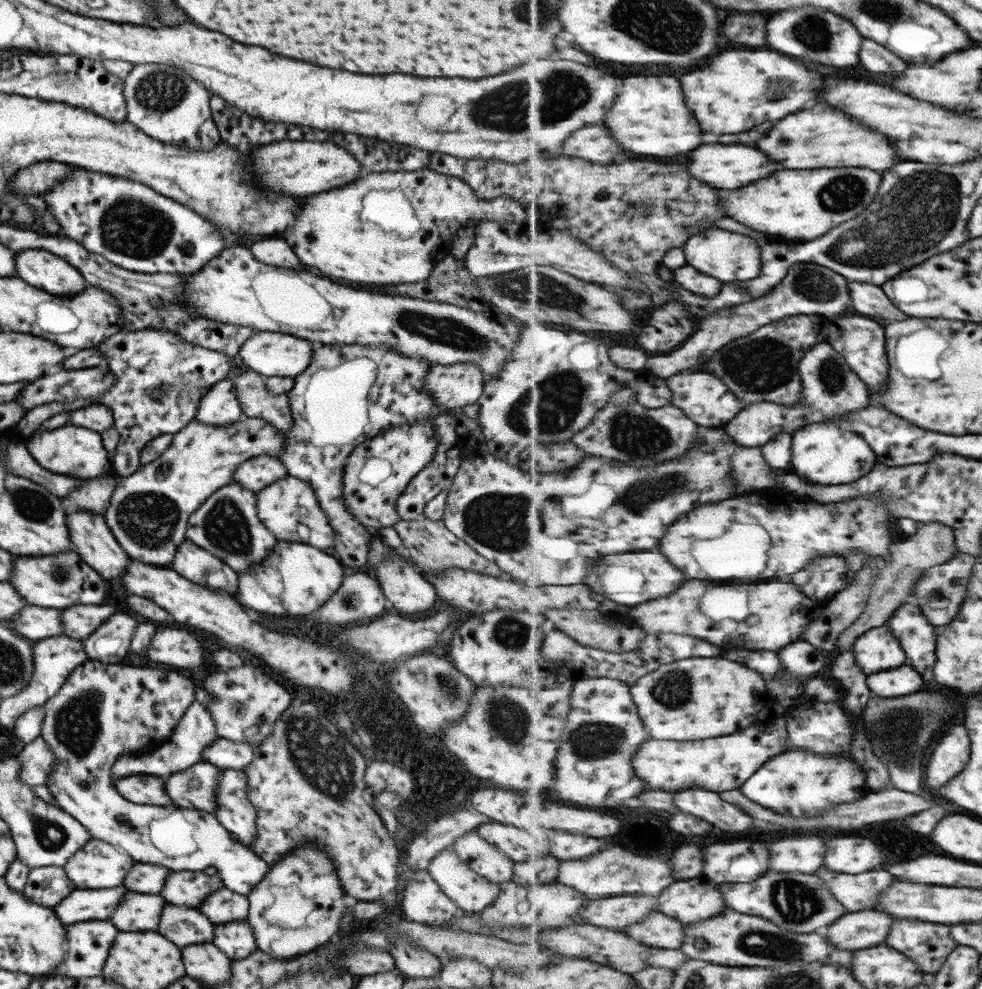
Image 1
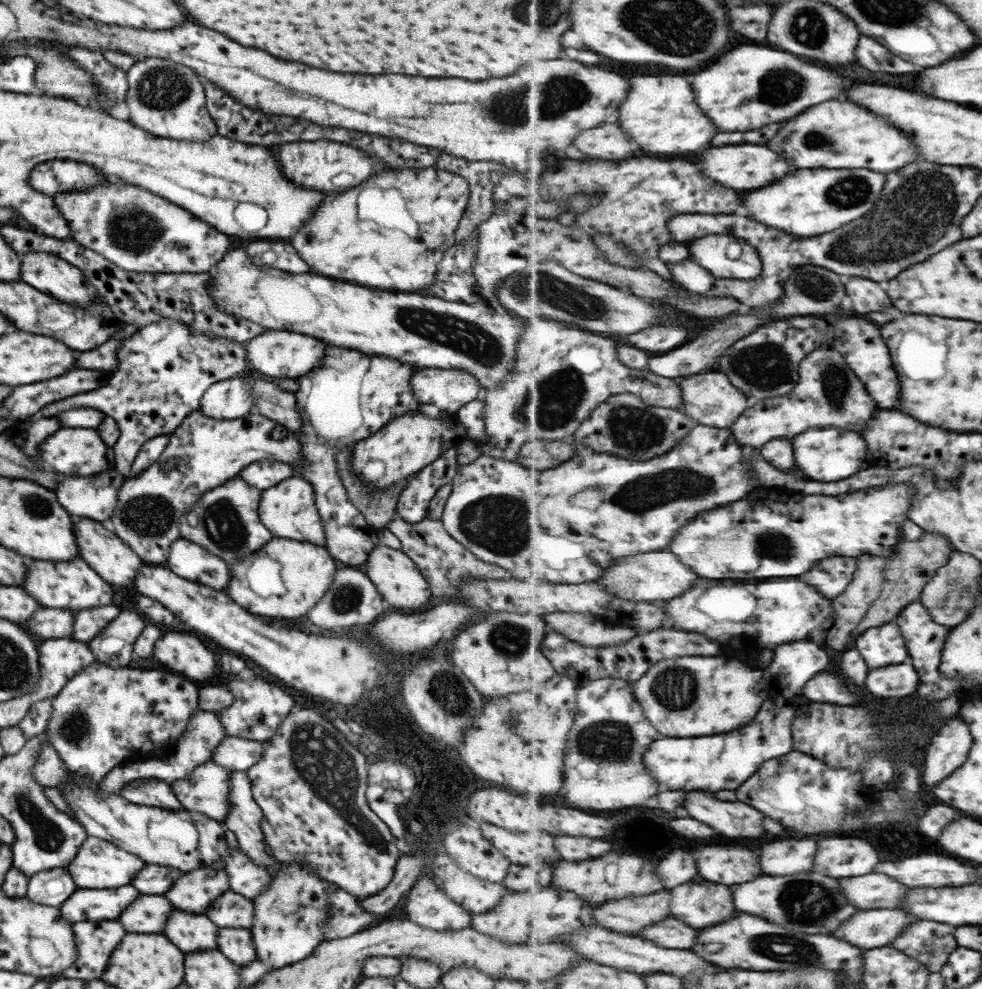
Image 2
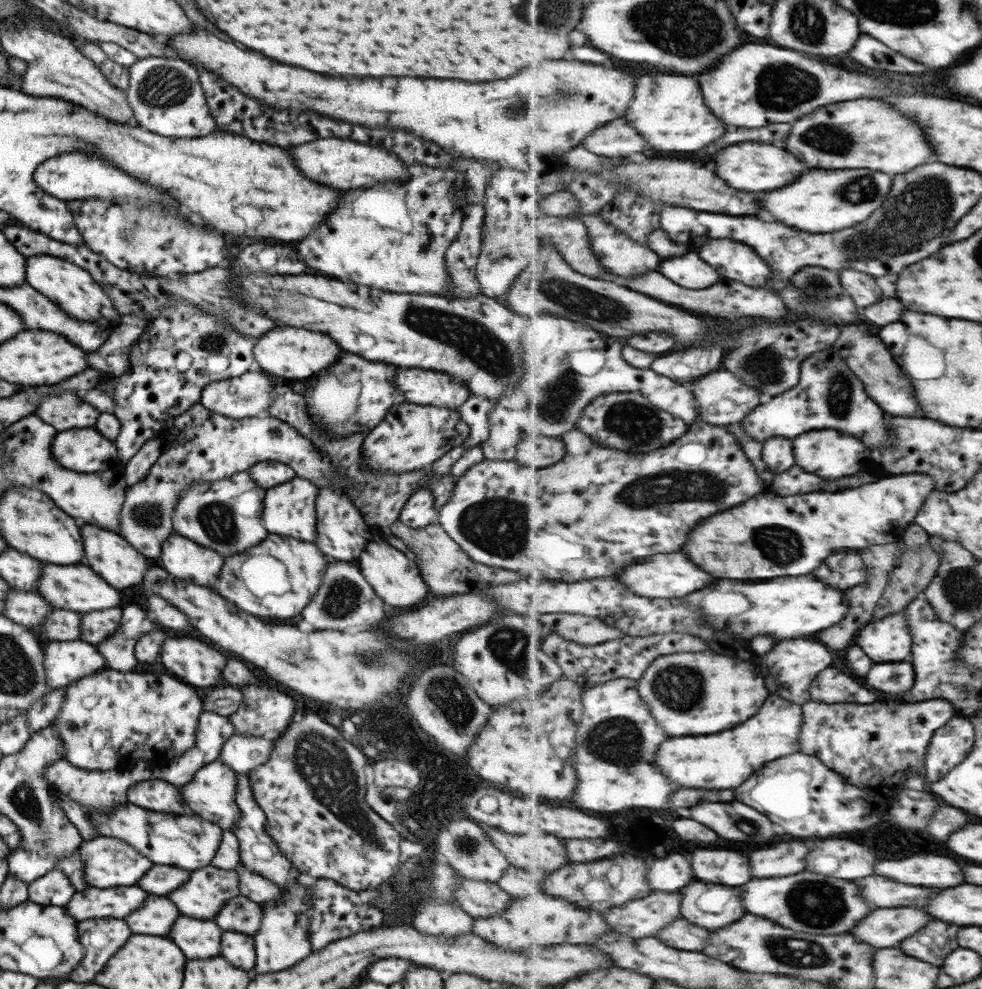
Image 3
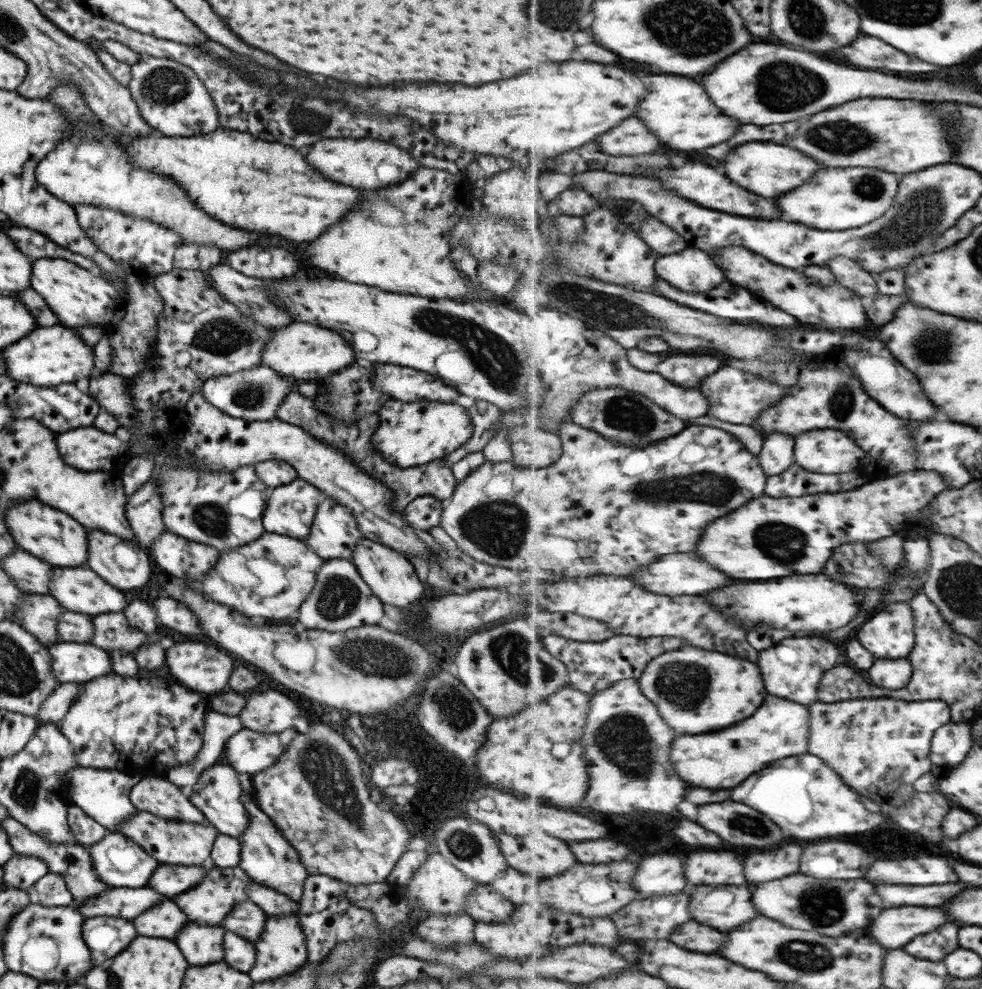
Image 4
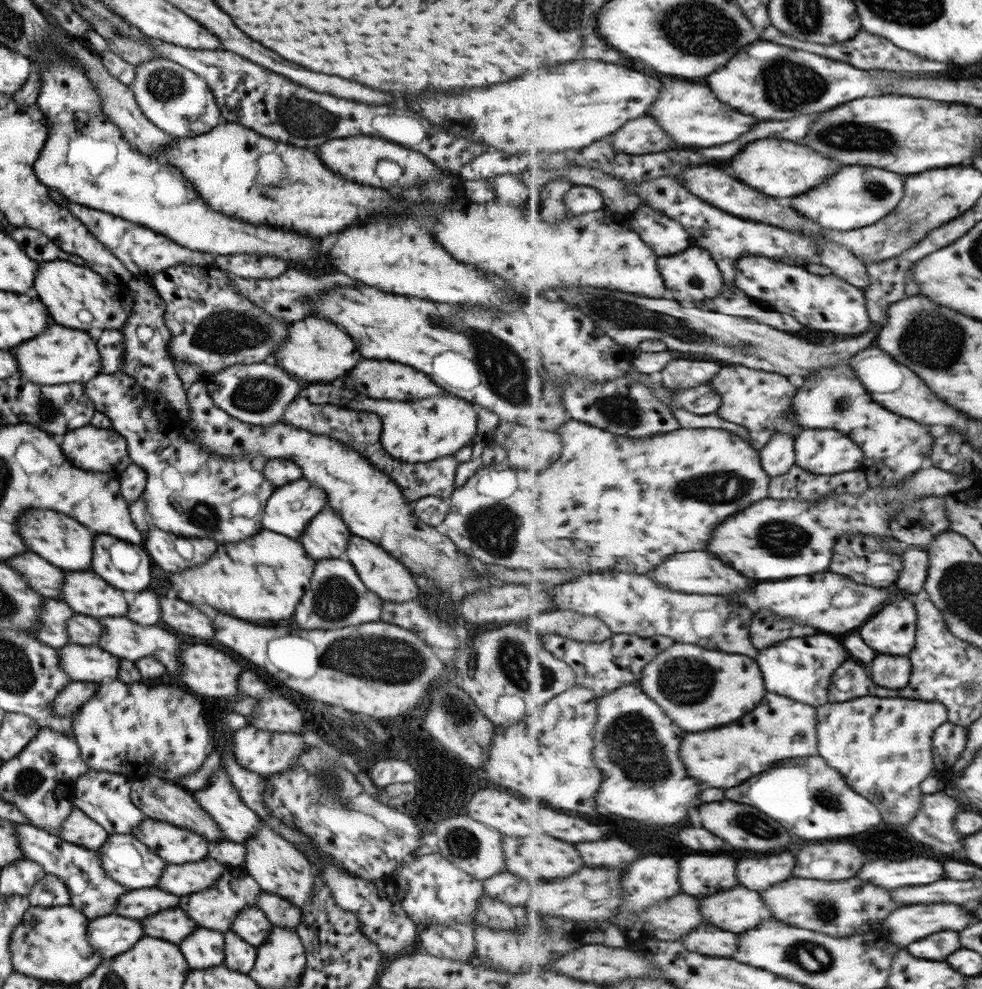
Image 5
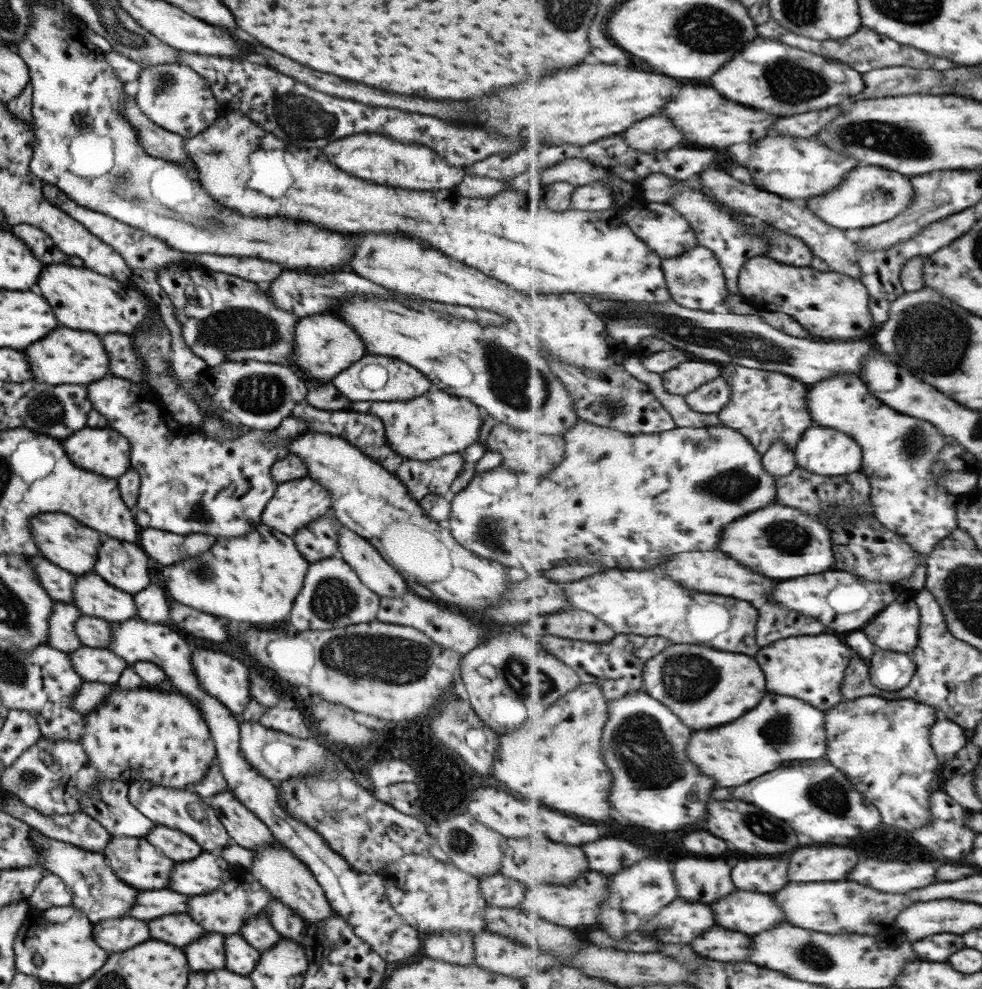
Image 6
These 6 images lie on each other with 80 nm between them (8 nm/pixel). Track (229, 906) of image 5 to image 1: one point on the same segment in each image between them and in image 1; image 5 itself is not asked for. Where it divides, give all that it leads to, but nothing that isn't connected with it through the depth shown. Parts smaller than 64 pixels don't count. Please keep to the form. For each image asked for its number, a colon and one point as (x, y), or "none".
1: (182, 888)
2: (193, 891)
3: (203, 894)
4: (216, 894)

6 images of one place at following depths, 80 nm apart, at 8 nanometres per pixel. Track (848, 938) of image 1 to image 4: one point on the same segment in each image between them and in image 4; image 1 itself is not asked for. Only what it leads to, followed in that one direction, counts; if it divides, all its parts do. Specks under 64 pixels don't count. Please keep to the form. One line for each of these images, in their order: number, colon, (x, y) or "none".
2: (879, 928)
3: (887, 927)
4: (899, 926)

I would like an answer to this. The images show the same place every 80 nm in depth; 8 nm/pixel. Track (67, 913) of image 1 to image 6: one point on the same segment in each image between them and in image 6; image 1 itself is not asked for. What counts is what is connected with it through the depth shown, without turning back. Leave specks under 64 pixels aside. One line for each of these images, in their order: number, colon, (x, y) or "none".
2: (83, 904)
3: (93, 902)
4: (126, 902)
5: (136, 903)
6: (155, 903)

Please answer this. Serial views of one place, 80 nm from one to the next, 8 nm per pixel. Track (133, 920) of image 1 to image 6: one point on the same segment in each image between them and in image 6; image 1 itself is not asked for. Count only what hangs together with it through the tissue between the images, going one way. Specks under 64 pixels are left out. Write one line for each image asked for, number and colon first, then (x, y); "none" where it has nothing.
2: (146, 914)
3: (155, 916)
4: (163, 920)
5: (171, 924)
6: (177, 929)

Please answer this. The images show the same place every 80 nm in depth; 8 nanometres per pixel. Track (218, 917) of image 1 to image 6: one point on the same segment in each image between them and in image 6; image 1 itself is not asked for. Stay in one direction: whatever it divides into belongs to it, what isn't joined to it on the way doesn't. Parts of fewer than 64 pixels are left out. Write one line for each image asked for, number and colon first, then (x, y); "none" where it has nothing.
2: (230, 910)
3: (240, 914)
4: (245, 919)
5: (251, 924)
6: (257, 931)

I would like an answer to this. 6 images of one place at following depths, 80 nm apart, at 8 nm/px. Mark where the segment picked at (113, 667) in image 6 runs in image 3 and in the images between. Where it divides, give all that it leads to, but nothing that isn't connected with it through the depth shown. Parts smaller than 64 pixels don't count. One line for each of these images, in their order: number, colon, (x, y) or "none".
3: (65, 661)
4: (71, 662)
5: (80, 663)

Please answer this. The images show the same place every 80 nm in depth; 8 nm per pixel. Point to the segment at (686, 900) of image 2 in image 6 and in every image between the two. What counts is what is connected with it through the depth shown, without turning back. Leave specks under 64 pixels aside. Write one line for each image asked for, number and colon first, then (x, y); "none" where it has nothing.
3: (708, 905)
4: (726, 907)
5: (739, 909)
6: (751, 912)

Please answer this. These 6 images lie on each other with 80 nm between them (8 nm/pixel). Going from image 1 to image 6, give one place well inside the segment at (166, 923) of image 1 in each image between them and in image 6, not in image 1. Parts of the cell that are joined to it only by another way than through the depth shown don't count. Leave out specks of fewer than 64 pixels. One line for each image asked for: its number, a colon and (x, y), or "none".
2: (194, 932)
3: (199, 939)
4: (199, 944)
5: (202, 948)
6: (206, 953)

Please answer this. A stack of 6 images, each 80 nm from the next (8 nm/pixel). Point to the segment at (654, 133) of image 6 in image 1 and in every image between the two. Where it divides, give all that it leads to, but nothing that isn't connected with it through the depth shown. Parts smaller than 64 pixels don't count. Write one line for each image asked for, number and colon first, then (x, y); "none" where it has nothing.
1: (594, 143)
2: (609, 142)
3: (618, 139)
4: (631, 138)
5: (642, 136)

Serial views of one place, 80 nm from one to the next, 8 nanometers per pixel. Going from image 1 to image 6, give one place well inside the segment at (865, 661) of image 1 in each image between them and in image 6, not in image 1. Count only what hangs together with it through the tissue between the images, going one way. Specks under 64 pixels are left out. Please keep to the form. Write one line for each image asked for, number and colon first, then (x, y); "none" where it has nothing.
2: (886, 644)
3: (888, 639)
4: (891, 633)
5: (892, 630)
6: (897, 628)

